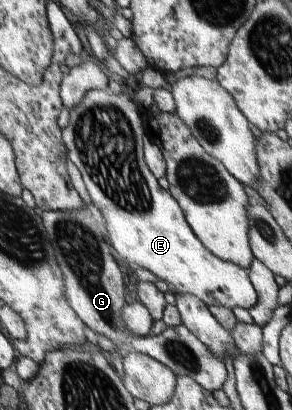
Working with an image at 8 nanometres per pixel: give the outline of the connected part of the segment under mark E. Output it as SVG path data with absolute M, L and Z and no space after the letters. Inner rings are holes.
M109 89L107 90L89 90L85 97L72 109L70 112L69 124L64 129L64 140L65 145L68 147L69 159L73 161L75 167L81 172L83 181L87 191L90 193L89 201L92 207L98 209L99 212L104 213L104 216L108 219L108 240L113 249L117 250L117 253L121 255L121 259L125 259L127 263L130 263L132 268L145 267L149 269L151 273L154 273L163 279L172 288L174 293L179 294L191 294L198 297L209 306L223 306L229 308L233 307L243 307L243 309L250 310L258 300L255 288L251 283L248 269L242 268L240 265L235 265L233 262L222 260L217 257L214 253L211 253L201 240L195 235L195 232L191 229L189 222L185 219L183 210L172 193L169 190L161 189L157 179L155 179L155 174L149 169L148 165L145 165L145 159L143 159L143 137L145 137L145 123L141 123L141 115L137 111L137 105L133 103L133 99L128 94L122 93L121 95L115 95Z

